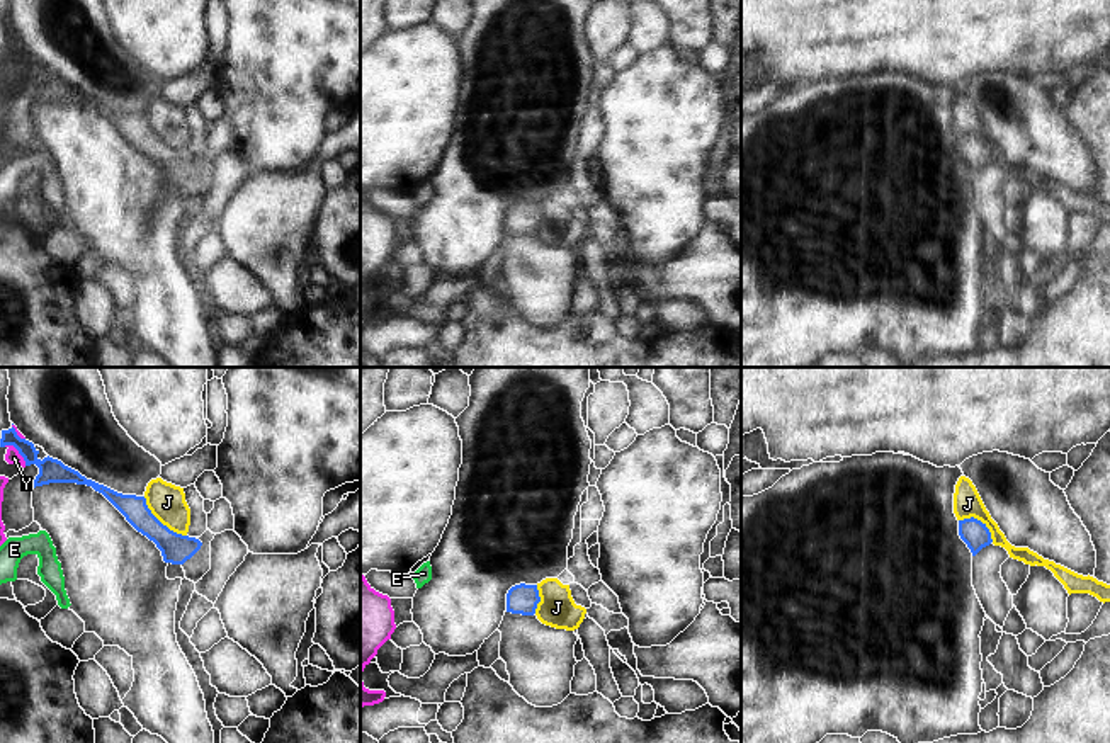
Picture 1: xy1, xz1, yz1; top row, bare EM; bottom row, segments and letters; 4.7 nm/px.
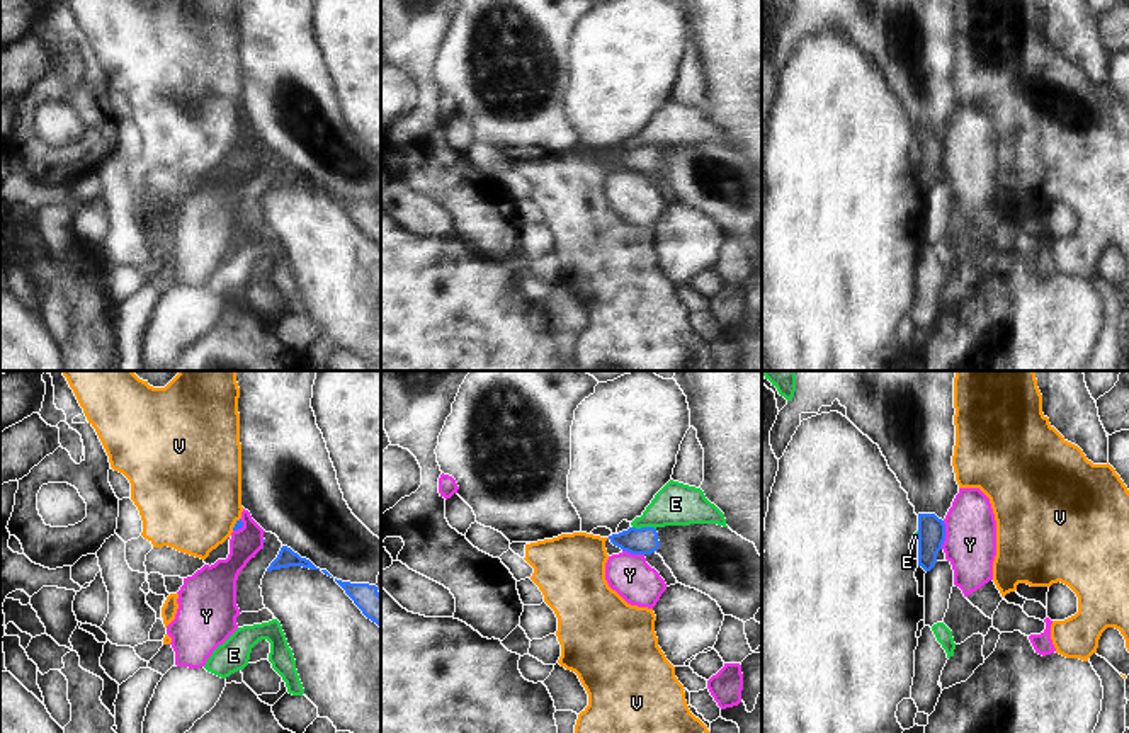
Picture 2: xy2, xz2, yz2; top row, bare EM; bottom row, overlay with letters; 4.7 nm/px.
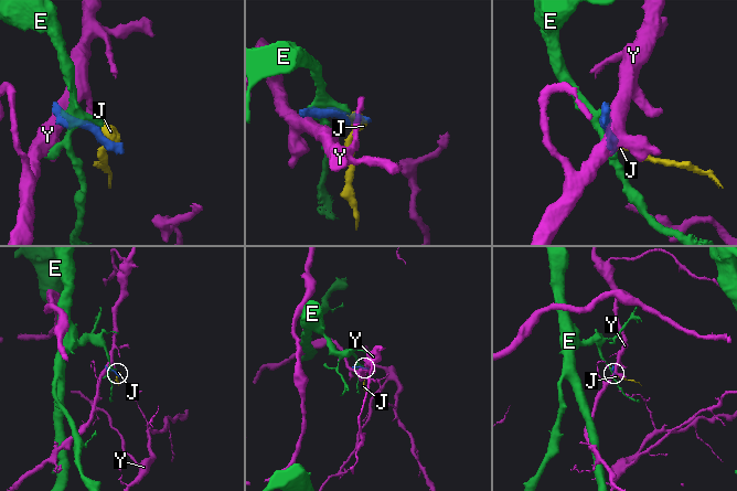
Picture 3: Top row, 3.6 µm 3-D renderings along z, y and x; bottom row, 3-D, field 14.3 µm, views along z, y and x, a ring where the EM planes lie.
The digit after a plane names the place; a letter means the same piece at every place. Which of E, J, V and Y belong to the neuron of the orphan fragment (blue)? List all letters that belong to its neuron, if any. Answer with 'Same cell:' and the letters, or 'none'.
Same cell: V

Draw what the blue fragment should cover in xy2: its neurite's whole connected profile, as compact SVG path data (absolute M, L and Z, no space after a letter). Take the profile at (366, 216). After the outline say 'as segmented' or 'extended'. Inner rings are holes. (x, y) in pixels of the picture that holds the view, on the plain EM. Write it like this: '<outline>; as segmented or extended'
M335 201L345 209L362 233L381 247L381 213L376 204Z; as segmented

